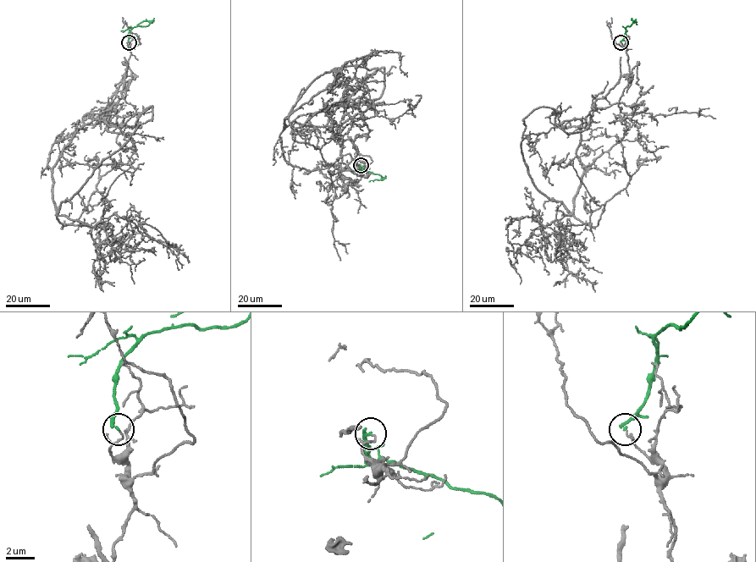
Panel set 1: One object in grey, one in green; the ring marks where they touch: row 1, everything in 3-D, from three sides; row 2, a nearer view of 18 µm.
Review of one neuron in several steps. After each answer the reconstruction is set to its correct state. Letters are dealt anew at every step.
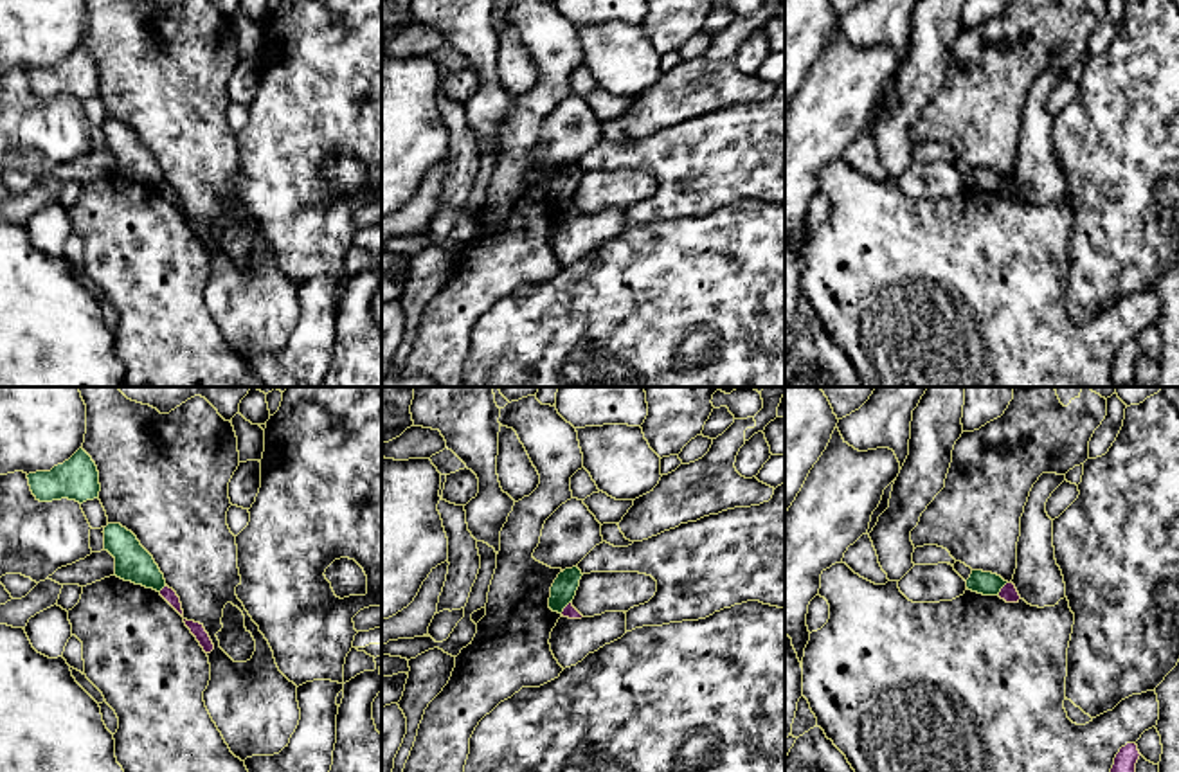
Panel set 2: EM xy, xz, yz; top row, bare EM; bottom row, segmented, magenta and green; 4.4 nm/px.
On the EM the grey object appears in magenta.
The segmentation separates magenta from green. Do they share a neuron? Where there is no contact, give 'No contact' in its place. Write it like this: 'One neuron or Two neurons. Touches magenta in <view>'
Two neurons. Touches magenta in xz

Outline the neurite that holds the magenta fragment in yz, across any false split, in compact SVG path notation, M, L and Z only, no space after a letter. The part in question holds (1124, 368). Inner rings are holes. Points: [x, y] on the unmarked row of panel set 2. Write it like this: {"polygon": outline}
{"polygon": "M1127 340L1120 346L1111 365L1111 378L1116 387L1123 387L1136 382L1136 360L1139 353L1141 351L1136 340Z"}

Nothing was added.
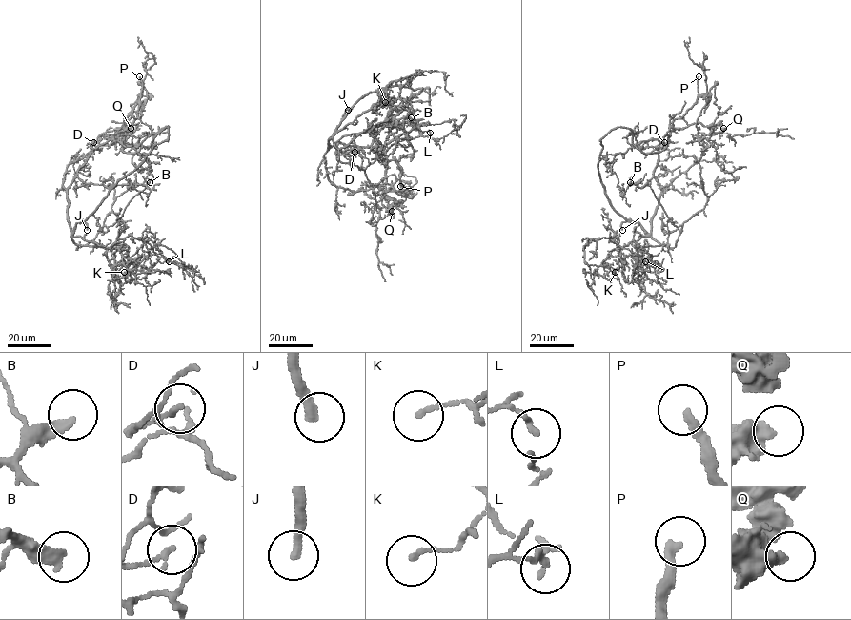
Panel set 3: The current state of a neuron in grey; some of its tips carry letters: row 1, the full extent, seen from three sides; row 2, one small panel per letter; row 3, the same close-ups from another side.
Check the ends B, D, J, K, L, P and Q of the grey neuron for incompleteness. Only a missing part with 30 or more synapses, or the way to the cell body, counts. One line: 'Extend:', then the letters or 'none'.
Extend: B, J, P

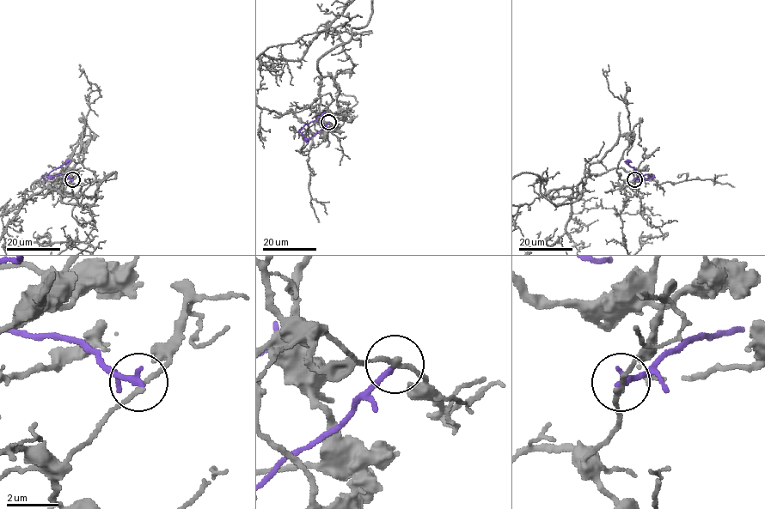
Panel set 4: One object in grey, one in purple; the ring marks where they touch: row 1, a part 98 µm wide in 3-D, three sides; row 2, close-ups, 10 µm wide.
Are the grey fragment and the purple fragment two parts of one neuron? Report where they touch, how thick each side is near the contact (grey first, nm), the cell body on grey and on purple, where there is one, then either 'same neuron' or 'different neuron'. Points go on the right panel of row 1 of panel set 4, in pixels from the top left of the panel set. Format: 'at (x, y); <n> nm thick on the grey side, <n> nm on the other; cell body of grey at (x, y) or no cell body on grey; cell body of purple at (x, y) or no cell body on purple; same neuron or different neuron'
at (634, 179); 170 nm thick on the grey side, 260 nm on the other; no cell body on grey; no cell body on purple; different neuron

